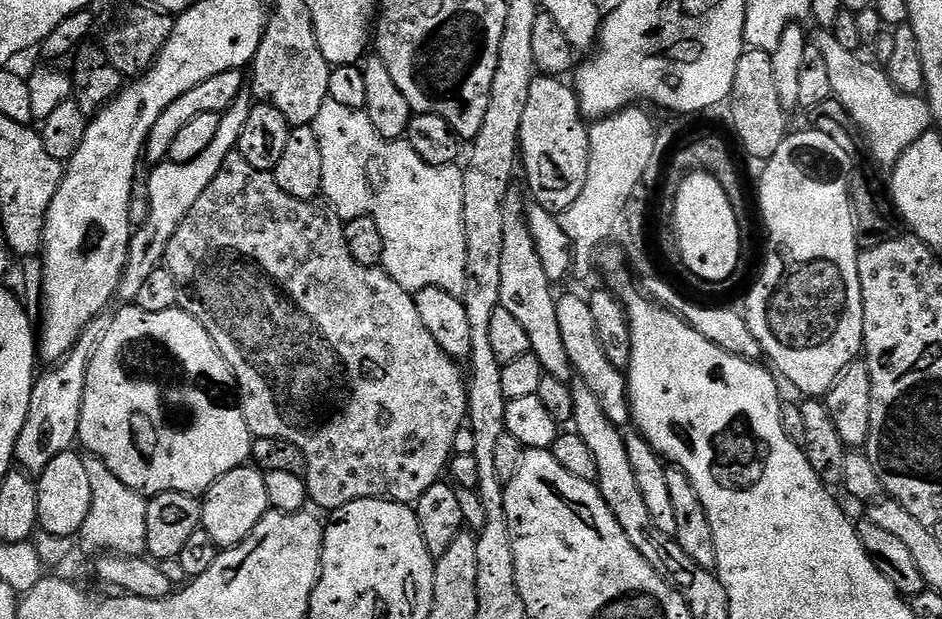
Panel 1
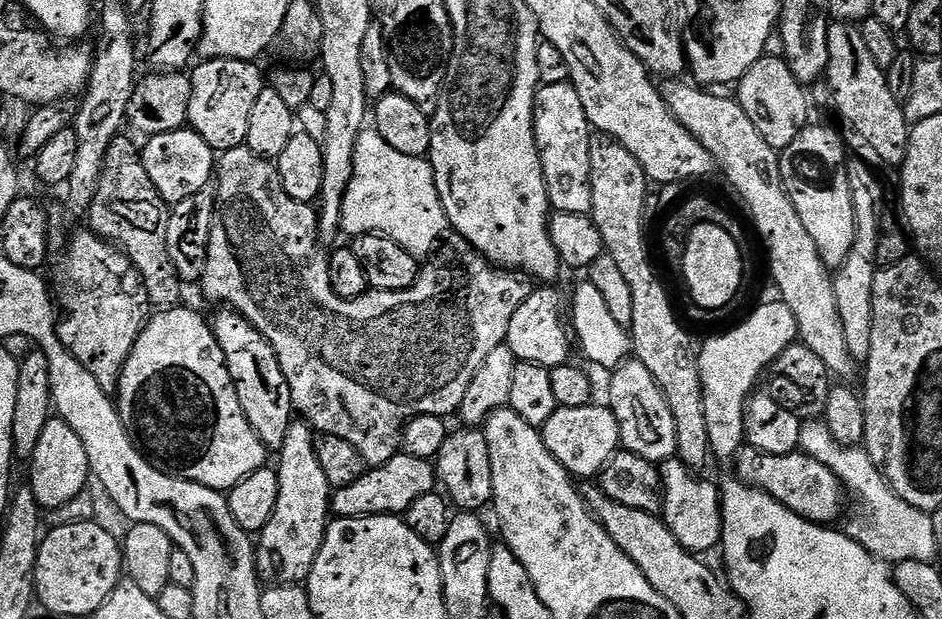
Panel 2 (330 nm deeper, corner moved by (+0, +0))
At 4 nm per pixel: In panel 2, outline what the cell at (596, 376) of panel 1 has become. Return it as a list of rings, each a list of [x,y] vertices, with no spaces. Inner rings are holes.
[[[629,358],[611,369],[609,376],[612,377],[608,380],[606,404],[618,422],[623,451],[638,454],[657,466],[663,460],[673,459],[676,454],[674,414],[670,414],[670,406],[666,406],[666,398],[662,390],[658,390],[654,374],[650,374],[650,370],[642,366],[642,362]]]

